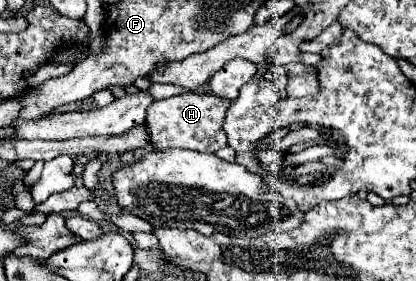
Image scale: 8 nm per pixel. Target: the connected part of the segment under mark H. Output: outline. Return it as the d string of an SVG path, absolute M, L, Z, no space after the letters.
M185 92L167 100L157 100L147 108L147 134L155 150L167 148L187 148L195 152L217 152L227 146L227 136L223 132L225 112L231 102L215 94L195 94Z

